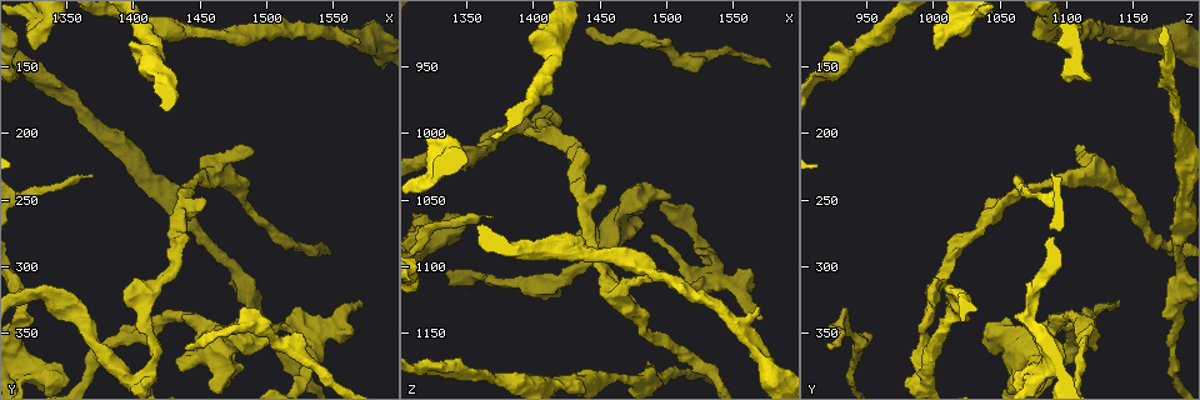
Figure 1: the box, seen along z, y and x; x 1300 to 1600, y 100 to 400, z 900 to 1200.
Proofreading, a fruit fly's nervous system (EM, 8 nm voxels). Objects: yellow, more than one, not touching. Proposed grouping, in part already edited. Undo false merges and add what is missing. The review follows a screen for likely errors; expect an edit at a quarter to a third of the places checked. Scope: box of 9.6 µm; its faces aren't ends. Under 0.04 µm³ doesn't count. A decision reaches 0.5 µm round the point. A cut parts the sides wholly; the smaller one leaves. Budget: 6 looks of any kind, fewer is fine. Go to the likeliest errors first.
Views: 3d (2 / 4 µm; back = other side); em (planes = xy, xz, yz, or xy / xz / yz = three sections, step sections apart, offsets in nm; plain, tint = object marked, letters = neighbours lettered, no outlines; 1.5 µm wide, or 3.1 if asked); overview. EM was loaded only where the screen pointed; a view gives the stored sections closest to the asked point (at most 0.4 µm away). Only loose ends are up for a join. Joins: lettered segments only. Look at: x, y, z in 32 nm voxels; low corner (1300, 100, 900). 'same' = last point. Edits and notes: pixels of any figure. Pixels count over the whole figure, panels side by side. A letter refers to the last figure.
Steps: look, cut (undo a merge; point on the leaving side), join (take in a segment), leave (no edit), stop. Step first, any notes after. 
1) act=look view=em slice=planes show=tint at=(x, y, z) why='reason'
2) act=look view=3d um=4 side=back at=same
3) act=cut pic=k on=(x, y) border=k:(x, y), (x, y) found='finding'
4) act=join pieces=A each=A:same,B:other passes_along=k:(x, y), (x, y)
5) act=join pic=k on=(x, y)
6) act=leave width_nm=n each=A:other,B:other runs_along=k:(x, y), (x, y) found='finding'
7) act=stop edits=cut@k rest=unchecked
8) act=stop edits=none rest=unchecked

act=look view=em slice=planes show=letters at=(1504, 356, 1050)

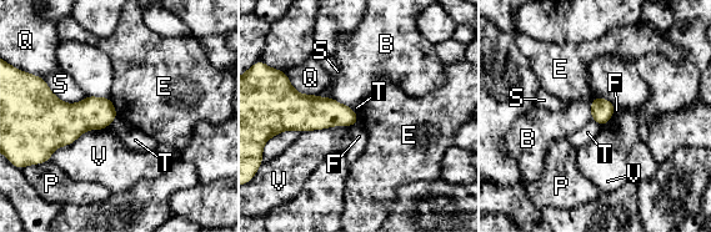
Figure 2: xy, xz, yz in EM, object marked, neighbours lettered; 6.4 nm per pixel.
act=leave each=B:other,E:other,F:other,P:other,Q:other,S:other,T:other,V:other border=2:(356, 122), (350, 126) found='none of them fits'

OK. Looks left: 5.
act=look view=em slice=planes show=letters at=(1572, 324, 1138) why='free end'

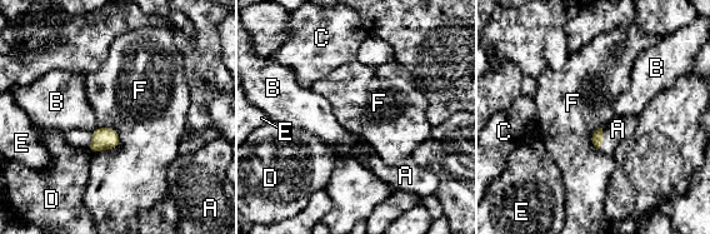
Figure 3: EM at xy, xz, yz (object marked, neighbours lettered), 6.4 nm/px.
act=join pieces=A each=A:same,B:other,C:other,D:other,E:other,F:other passes_along=3:(598, 137), (603, 139), (618, 129) found='it goes on there'

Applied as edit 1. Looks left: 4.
act=look view=3d um=2 at=(1326, 138, 1002)

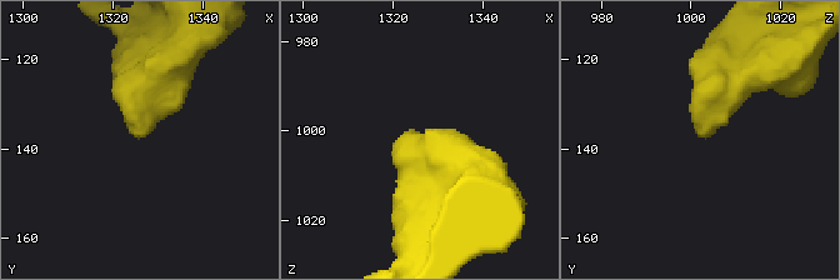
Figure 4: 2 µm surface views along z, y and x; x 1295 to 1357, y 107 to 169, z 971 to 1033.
act=look view=em slice=xz step=4 show=tint at=(1326, 136, 1001)

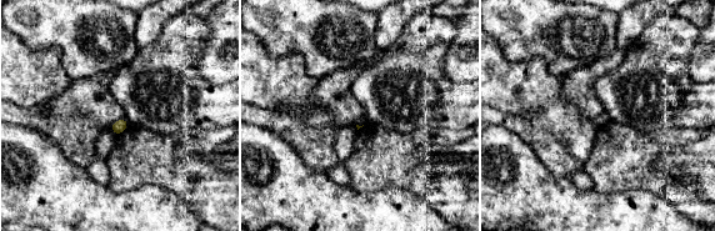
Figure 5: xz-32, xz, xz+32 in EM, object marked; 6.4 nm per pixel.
act=look view=em slice=planes show=letters at=same why='cut it another way'

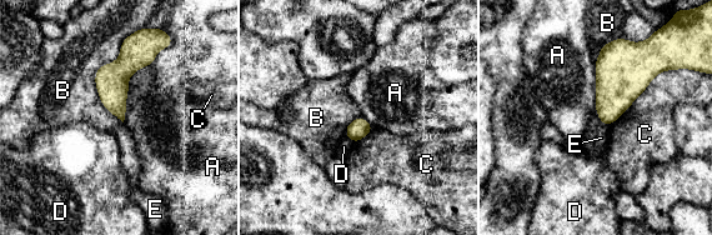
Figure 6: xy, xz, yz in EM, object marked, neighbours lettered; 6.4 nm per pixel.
act=leave each=A:other,B:other,C:other,D:other,E:other border=6:(134, 33), (95, 73), (121, 121) found='none of them fits'

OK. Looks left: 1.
act=stop edits=join@3 rest=unchecked

